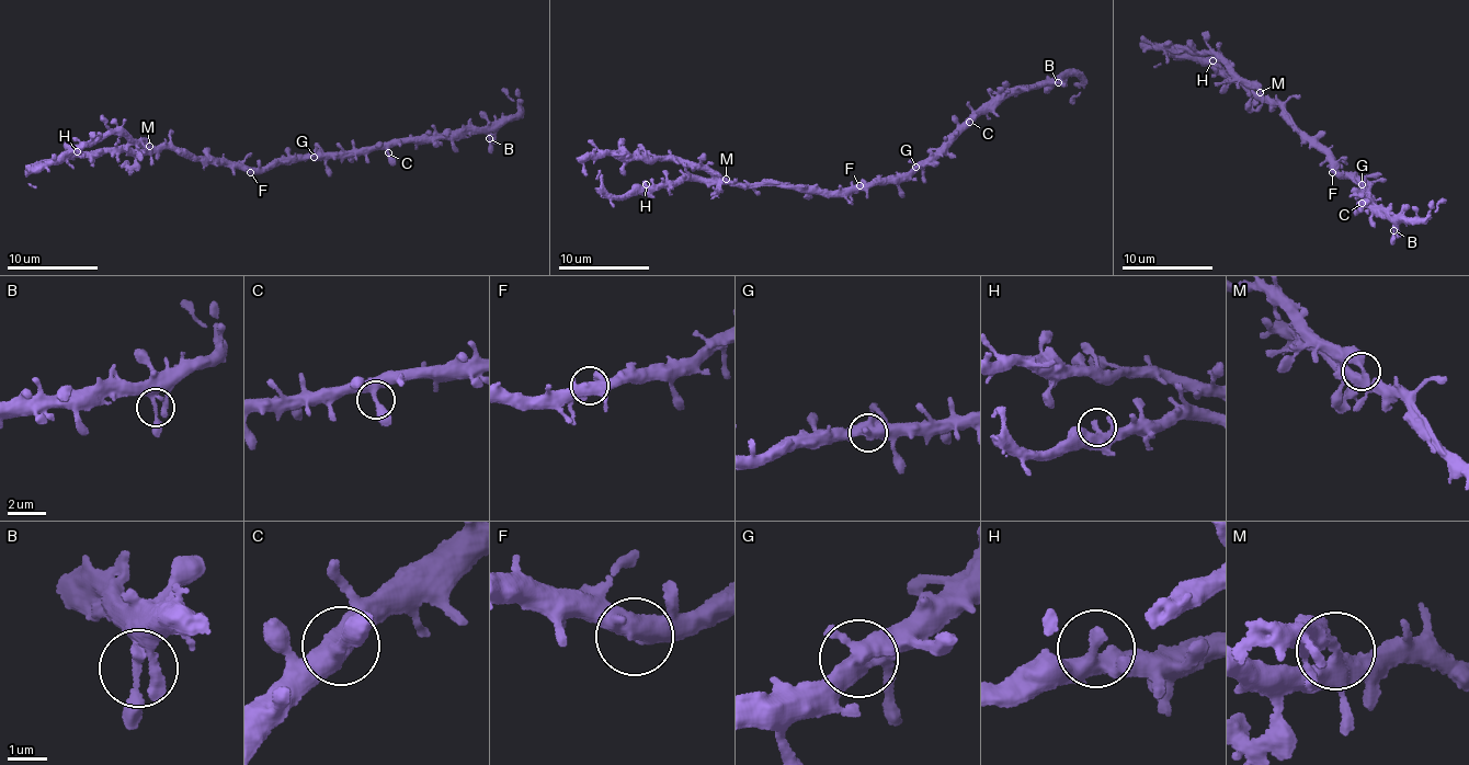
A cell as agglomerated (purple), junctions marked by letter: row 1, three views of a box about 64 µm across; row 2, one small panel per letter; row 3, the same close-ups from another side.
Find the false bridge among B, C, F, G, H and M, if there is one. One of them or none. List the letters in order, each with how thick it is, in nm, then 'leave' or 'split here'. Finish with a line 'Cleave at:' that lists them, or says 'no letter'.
B: 240 nm | leave
C: 340 nm | leave
F: 400 nm | leave
G: 480 nm | leave
H: 320 nm | leave
M: 340 nm | split here
Cleave at: M

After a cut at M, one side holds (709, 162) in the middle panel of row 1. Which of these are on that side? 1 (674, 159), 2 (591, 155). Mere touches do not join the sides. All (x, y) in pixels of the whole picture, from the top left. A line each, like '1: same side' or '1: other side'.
1: same side
2: same side

